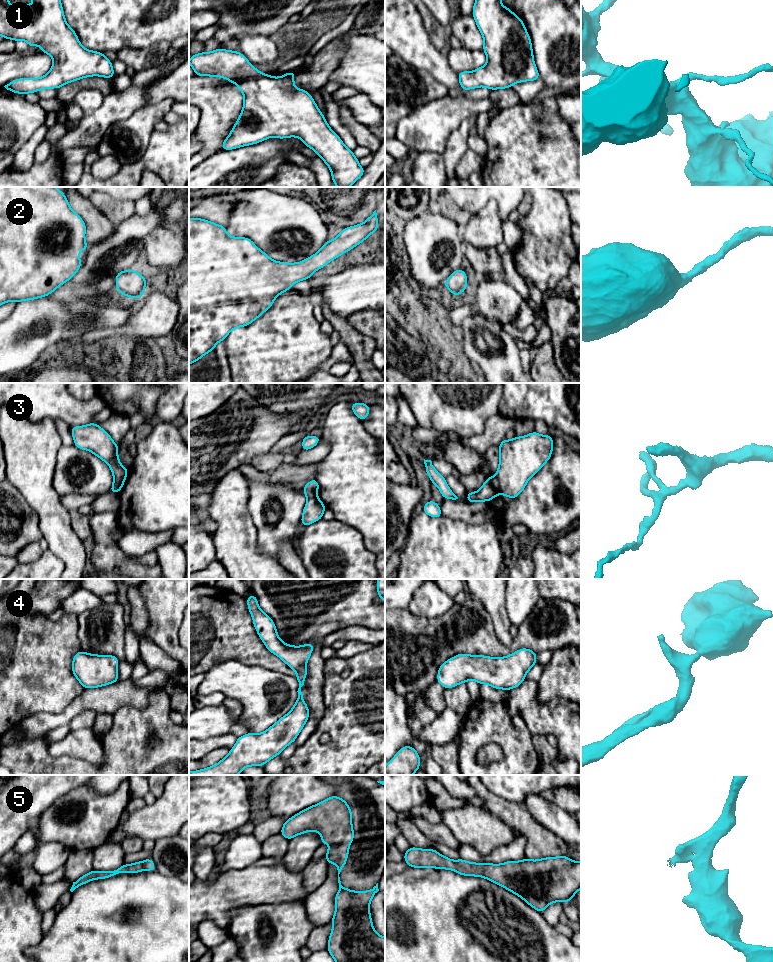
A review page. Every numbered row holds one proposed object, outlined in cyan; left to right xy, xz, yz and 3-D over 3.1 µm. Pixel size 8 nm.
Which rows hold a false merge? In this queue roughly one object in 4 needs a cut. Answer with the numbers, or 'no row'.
3

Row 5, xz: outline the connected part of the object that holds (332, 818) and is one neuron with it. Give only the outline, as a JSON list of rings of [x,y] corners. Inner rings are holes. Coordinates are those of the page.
[[[333,795],[286,820],[280,834],[290,841],[308,831],[321,834],[321,844],[331,845],[325,857],[328,866],[336,863],[338,870],[339,891],[326,950],[335,962],[385,962],[385,937],[374,930],[369,910],[378,883],[369,891],[352,891],[341,885],[339,877],[354,839],[348,803]]]

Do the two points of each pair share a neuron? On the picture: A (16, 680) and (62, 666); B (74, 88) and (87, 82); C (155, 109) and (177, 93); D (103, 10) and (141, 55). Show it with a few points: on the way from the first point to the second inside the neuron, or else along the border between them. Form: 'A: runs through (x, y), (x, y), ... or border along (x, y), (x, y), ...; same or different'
A: runs through (27, 669), (30, 666), (51, 666); same
B: runs through (77, 85), (84, 83); same
C: border along (175, 100), (164, 98), (148, 105); different
D: border along (158, 41), (146, 48), (122, 48), (117, 52); different

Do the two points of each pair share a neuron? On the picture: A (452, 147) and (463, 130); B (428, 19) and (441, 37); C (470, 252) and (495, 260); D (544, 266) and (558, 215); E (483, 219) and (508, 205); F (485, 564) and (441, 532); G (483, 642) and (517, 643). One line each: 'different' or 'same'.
A: same
B: same
C: same
D: same
E: different
F: same
G: same

